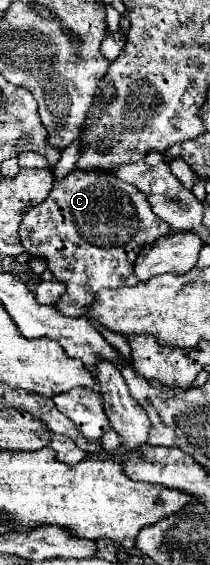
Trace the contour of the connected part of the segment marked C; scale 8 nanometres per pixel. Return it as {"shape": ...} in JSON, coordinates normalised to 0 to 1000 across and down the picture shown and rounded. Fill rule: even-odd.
{"shape":[[[343,301],[257,326],[190,365],[114,379],[95,396],[95,421],[124,446],[210,457],[267,496],[314,503],[314,520],[267,545],[343,563],[419,556],[476,510],[648,506],[648,450],[762,418],[771,389],[724,375],[695,343],[524,304]]]}

